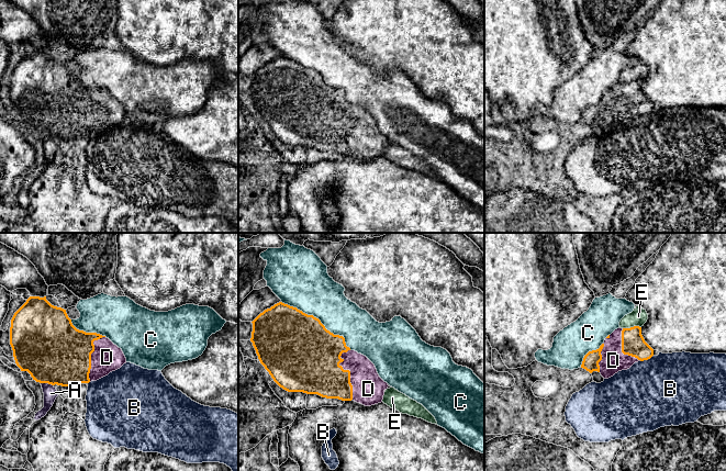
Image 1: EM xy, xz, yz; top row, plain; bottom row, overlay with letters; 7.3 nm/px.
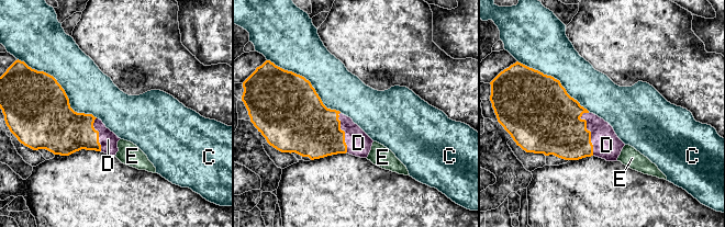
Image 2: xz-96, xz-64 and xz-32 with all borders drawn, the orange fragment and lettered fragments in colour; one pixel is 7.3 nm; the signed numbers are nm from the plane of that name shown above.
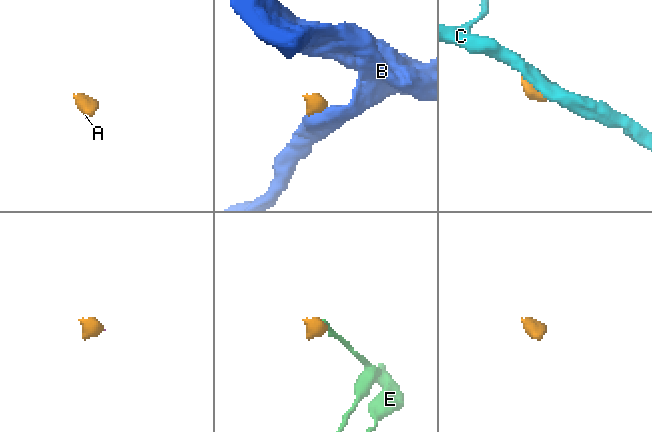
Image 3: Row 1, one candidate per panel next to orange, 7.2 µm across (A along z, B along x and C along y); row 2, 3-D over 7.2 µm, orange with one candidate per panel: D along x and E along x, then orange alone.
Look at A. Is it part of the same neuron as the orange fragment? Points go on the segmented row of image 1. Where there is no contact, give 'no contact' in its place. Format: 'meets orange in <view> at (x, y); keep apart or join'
meets orange in xy at (47, 382); keep apart

